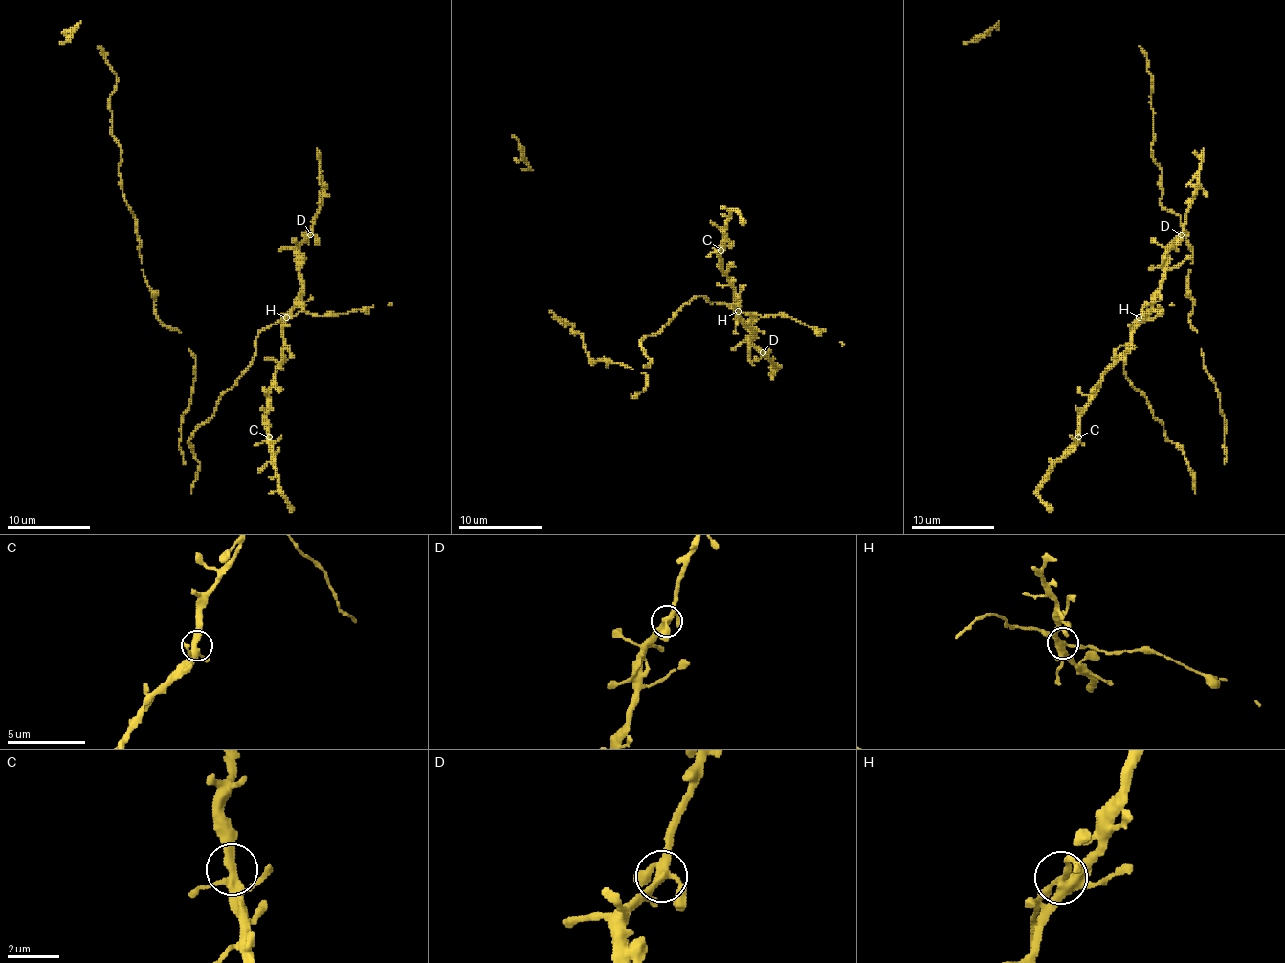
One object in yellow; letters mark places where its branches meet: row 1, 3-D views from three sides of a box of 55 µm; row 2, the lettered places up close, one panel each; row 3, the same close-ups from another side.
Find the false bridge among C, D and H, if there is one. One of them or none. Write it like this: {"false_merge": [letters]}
{"false_merge": []}

